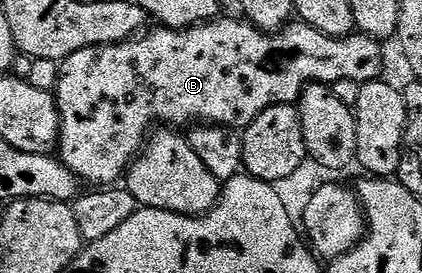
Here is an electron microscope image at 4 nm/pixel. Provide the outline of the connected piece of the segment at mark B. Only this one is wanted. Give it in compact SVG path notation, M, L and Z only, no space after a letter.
M222 16L216 21L206 21L203 25L192 25L189 29L157 27L154 28L154 33L146 32L136 39L120 41L117 45L99 45L96 49L75 51L75 55L71 55L60 62L61 70L59 71L59 79L55 90L59 115L61 116L59 159L75 174L78 182L85 183L85 181L90 181L90 186L93 187L116 186L124 178L129 166L137 160L139 154L144 150L147 138L154 127L160 125L165 127L181 127L177 125L185 125L184 127L189 127L194 123L204 123L206 125L228 127L233 131L241 131L244 130L246 125L251 124L267 107L294 104L300 98L303 90L314 83L332 87L339 79L351 79L352 81L364 83L378 80L382 76L381 68L385 65L385 53L381 50L382 42L378 38L368 37L366 33L357 31L348 37L332 37L331 35L323 35L323 31L304 23L290 23L283 29L269 32L258 29L256 25L248 20L240 19L241 21L236 21L233 17L224 17Z

